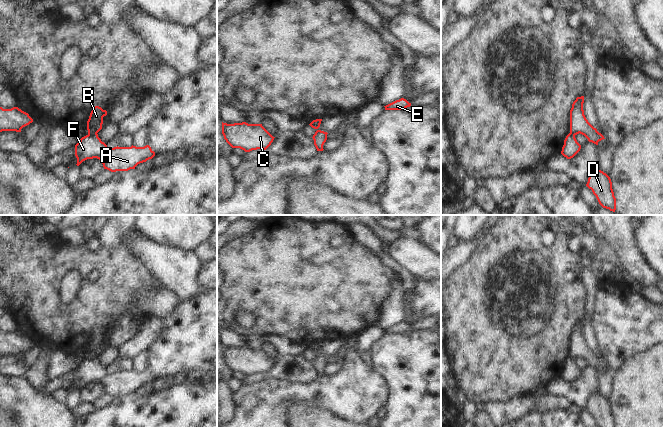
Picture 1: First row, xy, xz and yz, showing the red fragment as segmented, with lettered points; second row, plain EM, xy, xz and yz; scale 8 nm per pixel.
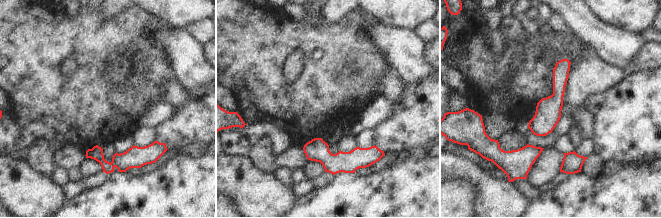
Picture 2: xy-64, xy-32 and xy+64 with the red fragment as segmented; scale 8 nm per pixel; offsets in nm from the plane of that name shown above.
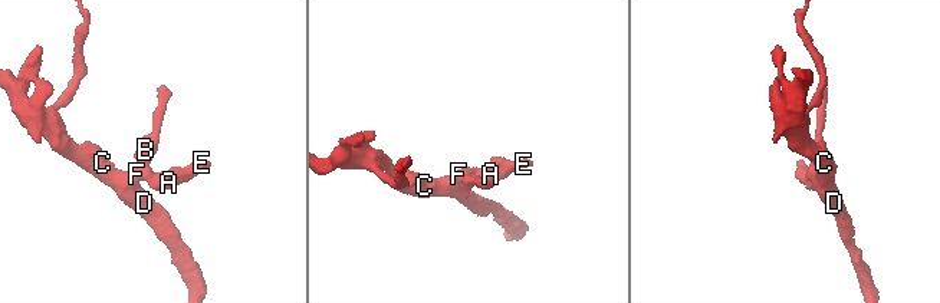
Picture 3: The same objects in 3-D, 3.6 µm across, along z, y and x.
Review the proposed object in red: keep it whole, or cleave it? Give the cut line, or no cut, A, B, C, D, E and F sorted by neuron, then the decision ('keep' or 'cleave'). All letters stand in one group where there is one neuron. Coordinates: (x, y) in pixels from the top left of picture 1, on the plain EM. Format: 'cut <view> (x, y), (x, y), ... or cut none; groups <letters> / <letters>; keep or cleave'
cut xy (96, 356), (88, 359); groups A C D E F / B; cleave

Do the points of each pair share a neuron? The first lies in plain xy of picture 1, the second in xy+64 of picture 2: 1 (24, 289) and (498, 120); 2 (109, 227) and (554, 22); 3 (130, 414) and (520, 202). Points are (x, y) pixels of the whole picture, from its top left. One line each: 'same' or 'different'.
1: different
2: same
3: different

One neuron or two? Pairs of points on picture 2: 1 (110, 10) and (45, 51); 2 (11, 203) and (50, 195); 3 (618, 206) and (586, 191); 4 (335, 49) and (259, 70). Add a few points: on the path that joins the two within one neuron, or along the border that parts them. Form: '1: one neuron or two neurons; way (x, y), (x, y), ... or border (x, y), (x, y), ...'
1: two neurons; border (100, 10), (105, 16), (112, 16), (121, 10)
2: one neuron; way (21, 197), (40, 197)
3: one neuron; way (610, 206), (601, 206), (594, 199)
4: one neuron; way (316, 44), (285, 44), (278, 51)

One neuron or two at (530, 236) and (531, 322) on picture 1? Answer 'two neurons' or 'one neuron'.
one neuron

